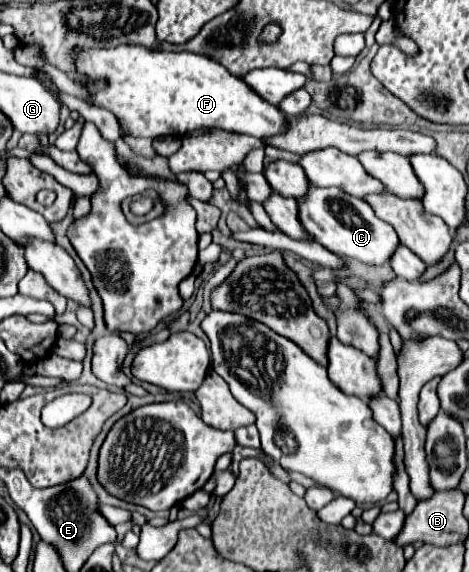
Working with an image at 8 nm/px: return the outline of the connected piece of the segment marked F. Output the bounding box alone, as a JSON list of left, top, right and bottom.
[76,45,288,139]

